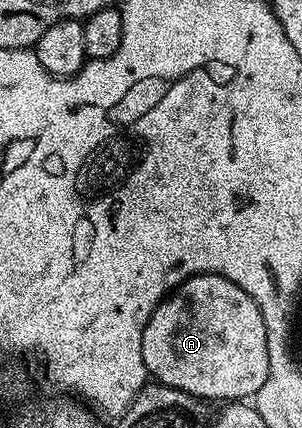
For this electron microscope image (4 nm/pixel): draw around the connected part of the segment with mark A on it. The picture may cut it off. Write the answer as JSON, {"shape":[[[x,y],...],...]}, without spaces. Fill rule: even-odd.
{"shape":[[[217,274],[191,276],[162,300],[143,331],[141,354],[148,373],[158,383],[198,396],[204,402],[246,401],[254,398],[269,378],[269,350],[261,310],[241,286]]]}

